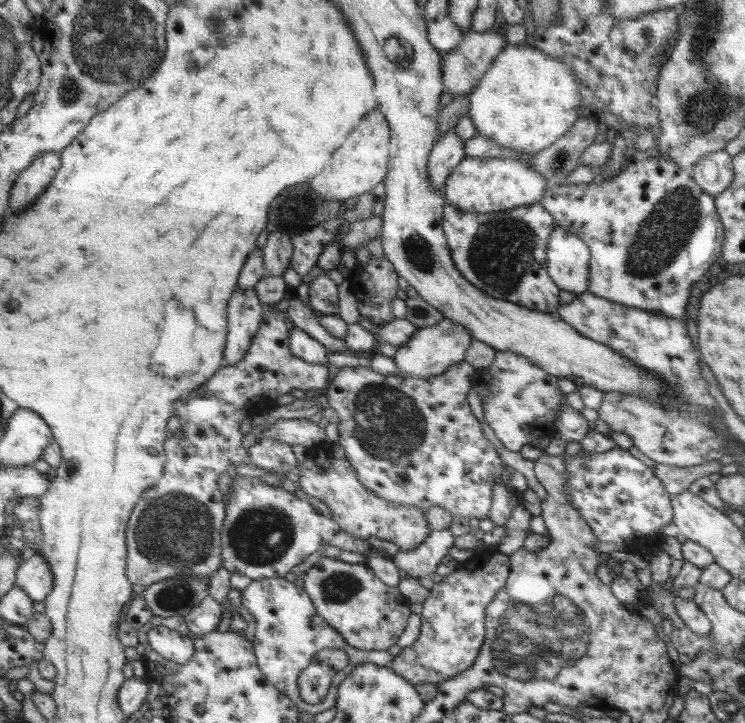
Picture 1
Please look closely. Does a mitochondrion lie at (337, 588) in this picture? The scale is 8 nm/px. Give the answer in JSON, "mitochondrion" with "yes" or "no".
{"mitochondrion":"yes"}

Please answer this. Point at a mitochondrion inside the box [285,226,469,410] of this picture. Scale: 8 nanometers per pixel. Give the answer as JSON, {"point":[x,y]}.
{"point":[418,251]}

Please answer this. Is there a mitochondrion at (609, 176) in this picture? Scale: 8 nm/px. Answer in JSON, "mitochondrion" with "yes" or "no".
{"mitochondrion":"no"}

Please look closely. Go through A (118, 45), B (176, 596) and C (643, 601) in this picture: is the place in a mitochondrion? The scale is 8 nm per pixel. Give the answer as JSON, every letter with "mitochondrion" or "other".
{"A":"mitochondrion","B":"mitochondrion","C":"other"}

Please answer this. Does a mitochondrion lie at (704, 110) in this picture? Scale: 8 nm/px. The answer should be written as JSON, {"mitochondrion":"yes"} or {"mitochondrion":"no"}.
{"mitochondrion":"yes"}

